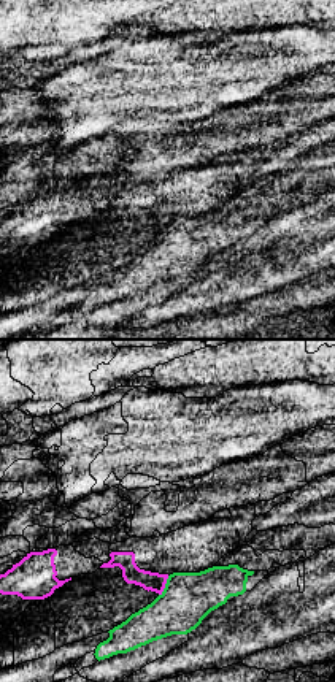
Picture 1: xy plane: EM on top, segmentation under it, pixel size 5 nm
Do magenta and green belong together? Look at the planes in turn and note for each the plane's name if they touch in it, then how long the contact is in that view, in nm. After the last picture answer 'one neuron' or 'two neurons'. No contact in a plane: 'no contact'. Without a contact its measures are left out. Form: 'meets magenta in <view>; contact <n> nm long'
meets magenta in xy; contact 120 nm long

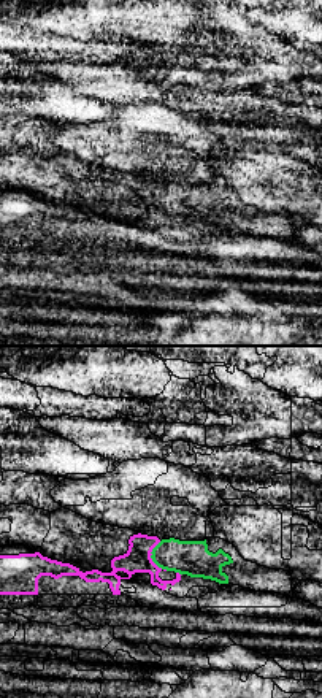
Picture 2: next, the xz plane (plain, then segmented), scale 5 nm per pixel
meets magenta in xz; contact 160 nm long

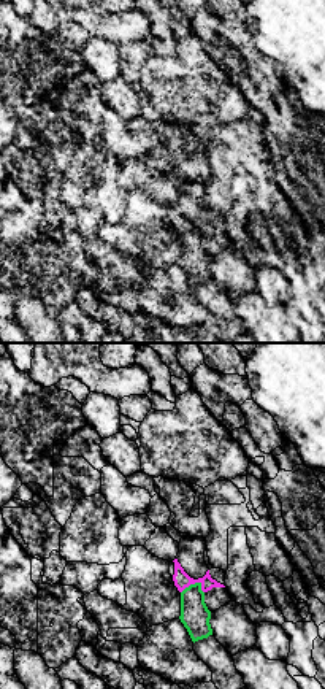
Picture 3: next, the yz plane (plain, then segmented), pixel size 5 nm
meets magenta in yz; contact 120 nm long

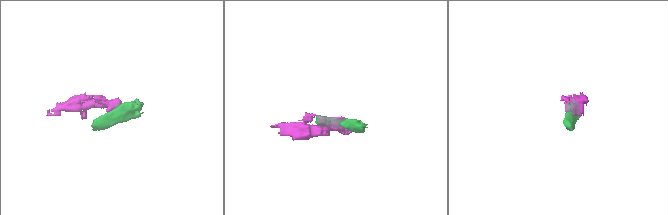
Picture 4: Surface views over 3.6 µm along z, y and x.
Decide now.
two neurons

